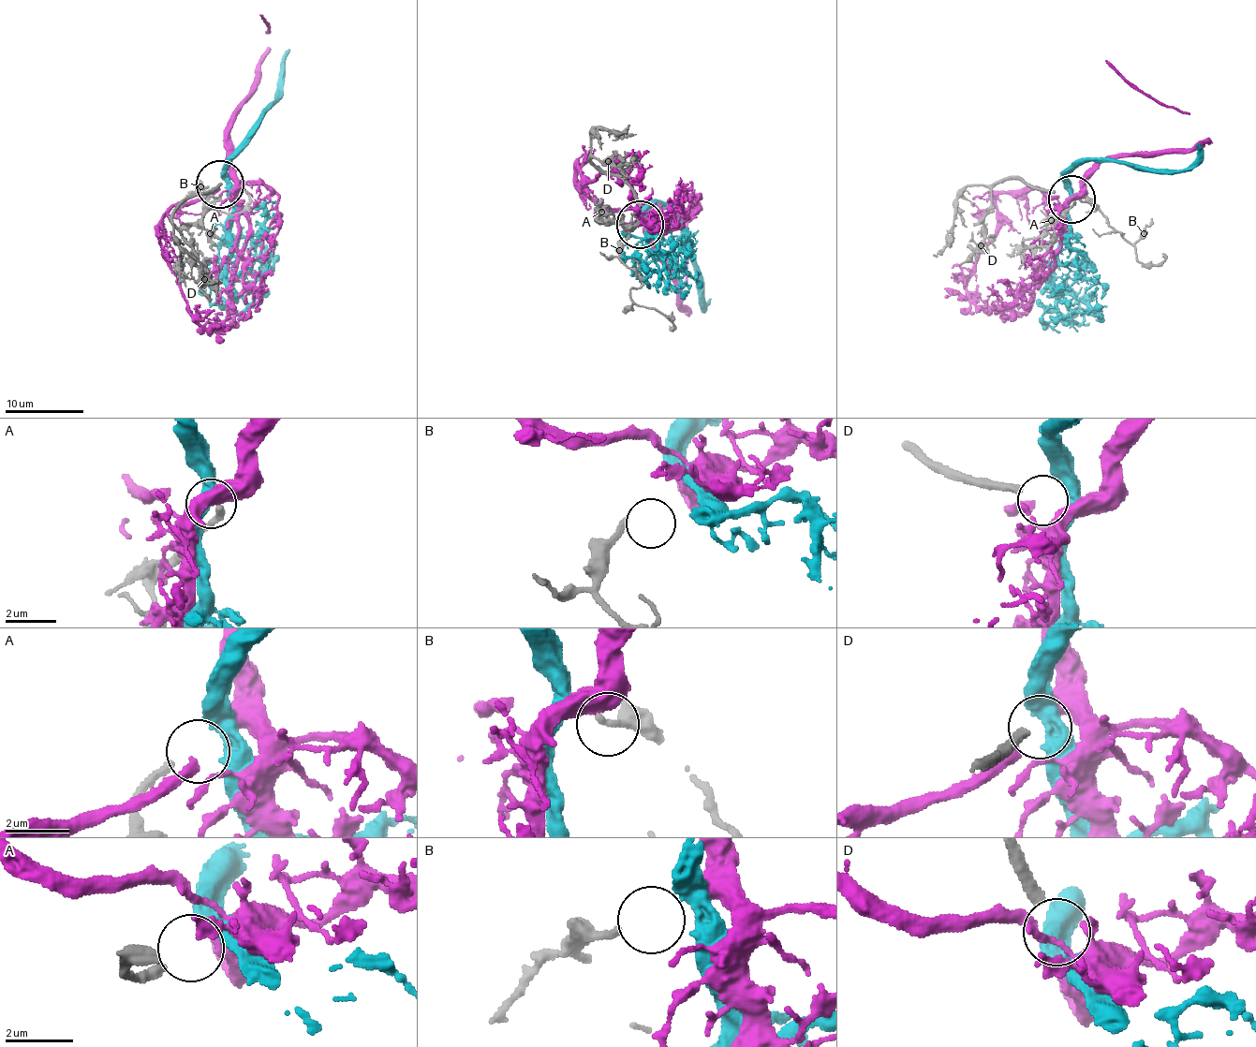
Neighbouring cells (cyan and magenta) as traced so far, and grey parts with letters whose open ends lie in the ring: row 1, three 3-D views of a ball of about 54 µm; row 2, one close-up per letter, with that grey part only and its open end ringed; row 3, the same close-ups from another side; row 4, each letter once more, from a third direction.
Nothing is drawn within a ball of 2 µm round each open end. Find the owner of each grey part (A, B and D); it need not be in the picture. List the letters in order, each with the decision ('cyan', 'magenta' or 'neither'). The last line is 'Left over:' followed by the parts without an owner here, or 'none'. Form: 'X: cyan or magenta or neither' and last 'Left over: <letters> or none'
A: magenta
B: neither
D: neither
Left over: B, D

